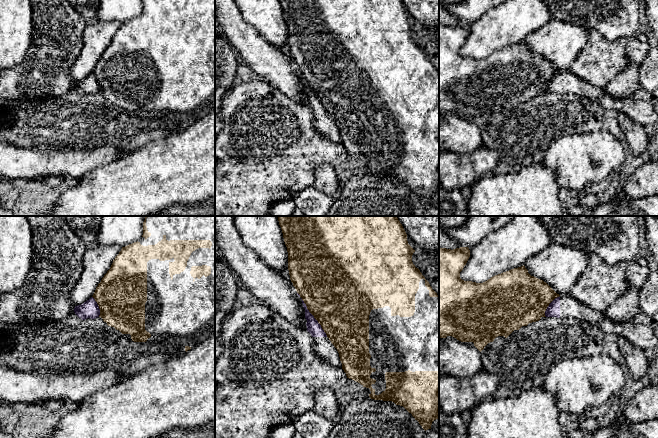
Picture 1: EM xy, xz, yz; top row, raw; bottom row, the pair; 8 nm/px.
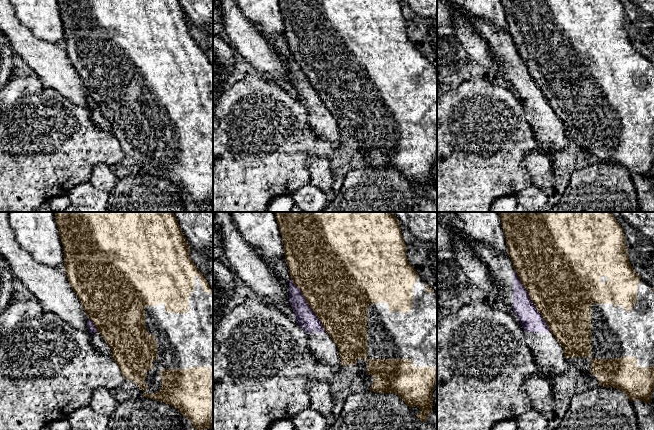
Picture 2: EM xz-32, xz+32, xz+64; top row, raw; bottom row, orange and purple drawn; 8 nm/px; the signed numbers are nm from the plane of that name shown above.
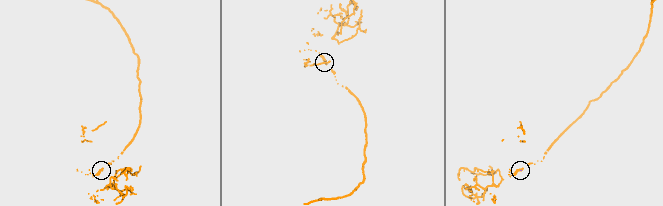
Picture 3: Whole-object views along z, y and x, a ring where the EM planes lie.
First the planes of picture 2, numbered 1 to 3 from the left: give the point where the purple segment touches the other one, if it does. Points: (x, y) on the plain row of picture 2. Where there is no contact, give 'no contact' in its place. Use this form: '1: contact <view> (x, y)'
1: contact xz-32 (94, 100)
2: contact xz+32 (308, 80)
3: contact xz+64 (531, 75)

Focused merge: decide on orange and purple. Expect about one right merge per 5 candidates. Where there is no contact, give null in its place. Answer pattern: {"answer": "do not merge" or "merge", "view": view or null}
{"answer": "do not merge", "view": "xz"}

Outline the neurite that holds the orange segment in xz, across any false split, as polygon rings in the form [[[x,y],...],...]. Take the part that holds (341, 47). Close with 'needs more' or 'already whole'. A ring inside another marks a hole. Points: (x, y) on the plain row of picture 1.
[[[279,0],[283,9],[283,14],[288,28],[288,46],[290,56],[293,59],[297,69],[307,82],[309,88],[321,101],[327,113],[337,125],[342,139],[342,145],[346,149],[347,154],[360,159],[363,163],[369,164],[371,169],[369,173],[374,176],[392,177],[396,181],[403,182],[412,192],[419,198],[426,207],[431,205],[432,198],[439,195],[439,72],[432,65],[429,58],[422,51],[420,46],[415,43],[412,38],[412,31],[415,26],[408,20],[407,10],[402,0]]]; needs more

